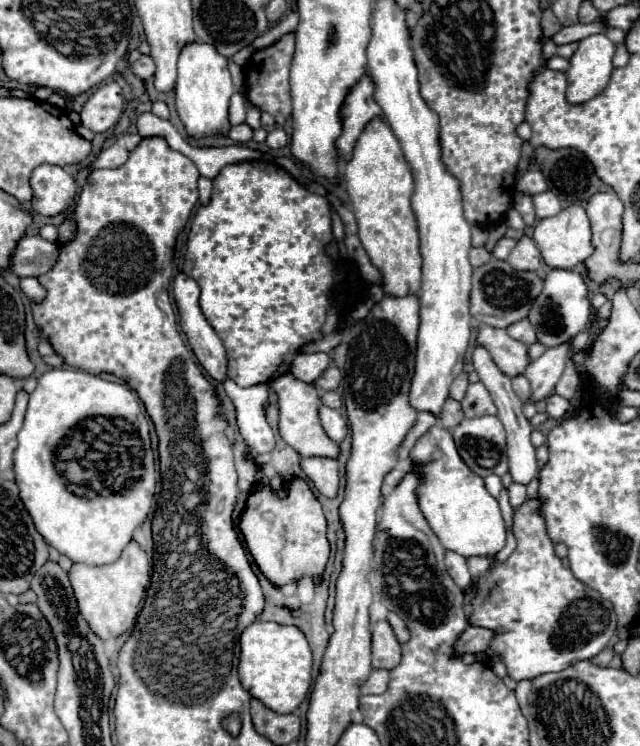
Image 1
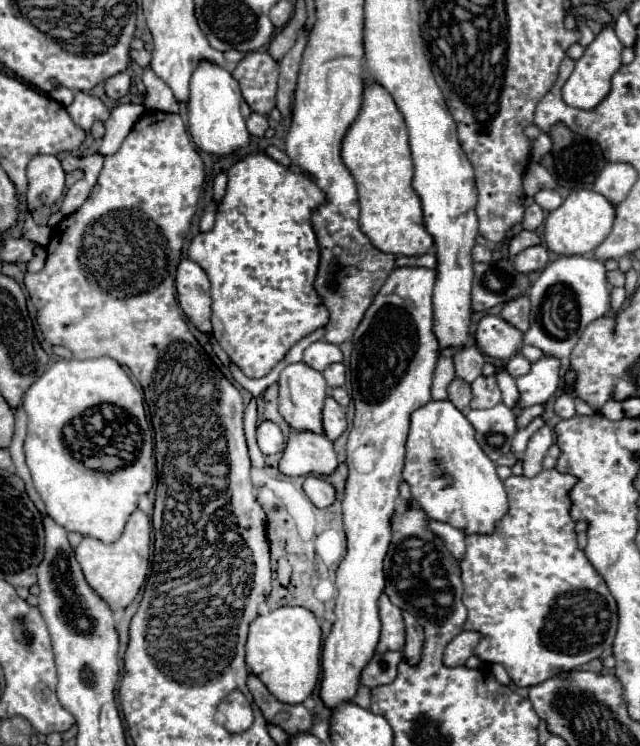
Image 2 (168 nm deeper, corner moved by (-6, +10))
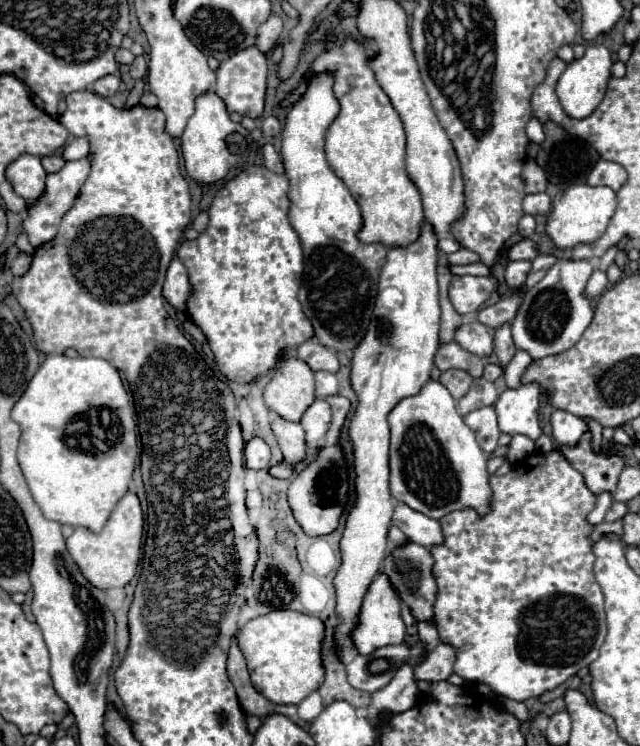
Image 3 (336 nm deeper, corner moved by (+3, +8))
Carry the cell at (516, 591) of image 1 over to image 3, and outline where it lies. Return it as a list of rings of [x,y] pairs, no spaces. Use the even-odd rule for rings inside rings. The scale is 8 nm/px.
[[[549,451],[549,453],[533,453],[521,463],[513,465],[511,471],[503,477],[493,475],[491,477],[491,489],[493,489],[493,507],[491,511],[481,519],[473,509],[463,509],[463,511],[453,511],[445,515],[439,523],[443,527],[445,541],[443,545],[431,547],[431,553],[435,557],[433,565],[433,575],[437,579],[437,601],[435,601],[435,621],[437,621],[437,631],[443,643],[449,643],[457,651],[457,661],[455,661],[455,673],[461,675],[467,681],[479,681],[487,683],[497,695],[509,697],[515,701],[525,701],[531,697],[539,697],[545,691],[555,689],[561,685],[567,677],[575,675],[579,669],[591,665],[597,655],[599,647],[605,641],[607,635],[607,625],[605,625],[605,609],[603,609],[603,593],[601,587],[595,581],[593,575],[593,551],[591,551],[591,525],[585,521],[587,513],[595,507],[597,497],[585,487],[583,475],[569,465],[569,461],[559,453],[559,451]]]

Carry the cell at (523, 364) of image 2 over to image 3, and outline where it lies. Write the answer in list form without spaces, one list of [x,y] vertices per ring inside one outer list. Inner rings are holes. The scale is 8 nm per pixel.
[[[503,325],[495,331],[495,355],[499,359],[499,365],[501,367],[507,367],[509,361],[513,359],[515,355],[515,345],[513,345],[513,339],[511,339],[511,327],[509,325]]]

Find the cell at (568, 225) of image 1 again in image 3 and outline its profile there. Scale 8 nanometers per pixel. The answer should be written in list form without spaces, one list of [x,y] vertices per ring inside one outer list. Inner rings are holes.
[[[573,185],[565,191],[559,191],[553,199],[551,215],[547,217],[545,233],[551,237],[557,249],[573,249],[581,243],[593,243],[603,233],[615,213],[617,199],[609,187],[591,187],[591,185]]]

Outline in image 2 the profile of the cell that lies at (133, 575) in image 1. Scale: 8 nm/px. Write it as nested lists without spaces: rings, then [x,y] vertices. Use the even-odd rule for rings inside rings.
[[[136,509],[118,541],[106,545],[96,537],[84,537],[76,547],[76,559],[84,571],[88,585],[110,605],[112,611],[128,607],[138,595],[150,571],[150,519]]]

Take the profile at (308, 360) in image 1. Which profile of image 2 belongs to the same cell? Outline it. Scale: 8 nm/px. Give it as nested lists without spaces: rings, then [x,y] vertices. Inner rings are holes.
[[[316,341],[304,351],[304,363],[314,367],[316,371],[324,371],[328,365],[340,363],[342,359],[344,357],[342,357],[342,351],[338,349],[338,345],[332,345],[328,341]]]

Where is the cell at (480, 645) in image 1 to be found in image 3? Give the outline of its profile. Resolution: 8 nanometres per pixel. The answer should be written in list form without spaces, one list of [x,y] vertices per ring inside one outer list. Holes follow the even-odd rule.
[[[439,643],[427,655],[427,659],[415,667],[415,679],[427,683],[449,679],[449,675],[453,673],[453,663],[455,663],[455,649],[447,643]]]

